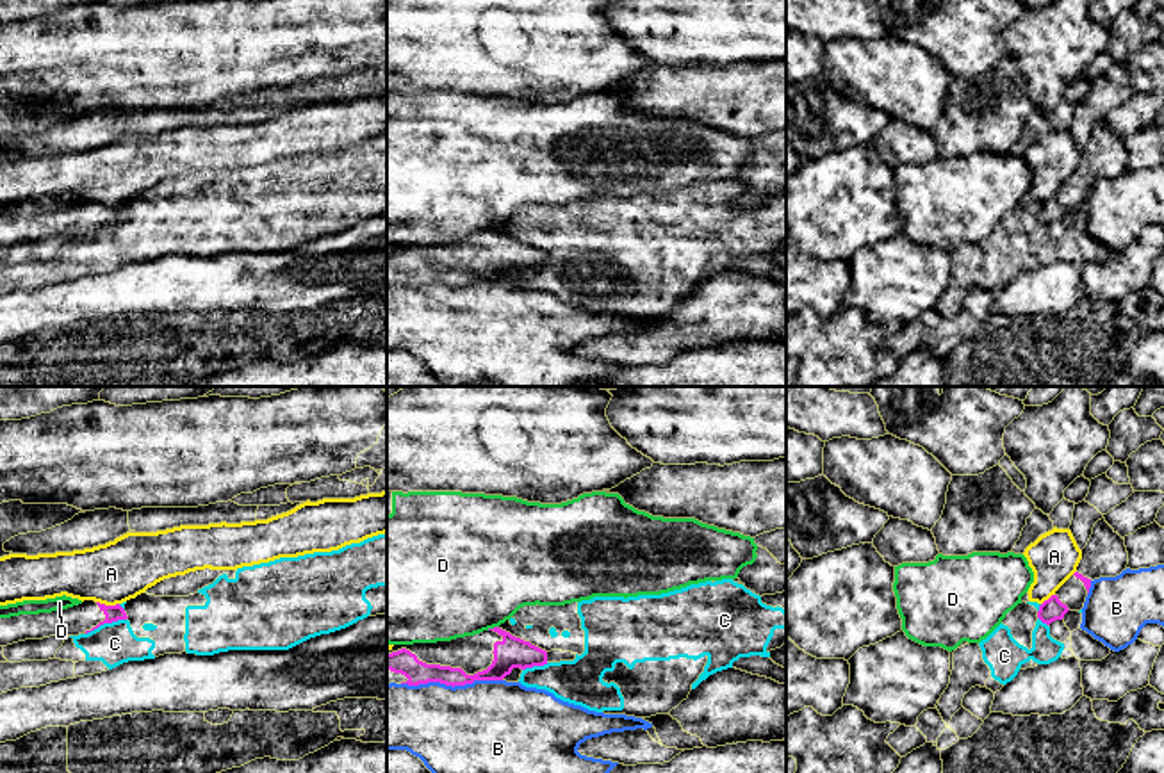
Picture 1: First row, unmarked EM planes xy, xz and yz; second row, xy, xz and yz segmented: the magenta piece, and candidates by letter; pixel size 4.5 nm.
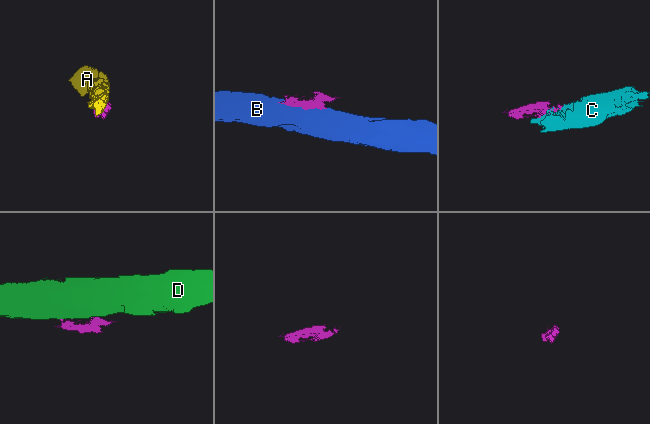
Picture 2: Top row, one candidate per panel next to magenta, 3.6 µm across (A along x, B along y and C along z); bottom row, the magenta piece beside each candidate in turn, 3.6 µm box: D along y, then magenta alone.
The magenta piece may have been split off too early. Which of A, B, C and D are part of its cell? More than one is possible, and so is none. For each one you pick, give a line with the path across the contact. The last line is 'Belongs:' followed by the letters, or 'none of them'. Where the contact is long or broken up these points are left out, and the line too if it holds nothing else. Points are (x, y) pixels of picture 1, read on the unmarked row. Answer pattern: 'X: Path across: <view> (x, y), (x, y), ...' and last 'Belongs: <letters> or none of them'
Belongs: none of them

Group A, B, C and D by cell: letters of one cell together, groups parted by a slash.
A / B / C / D

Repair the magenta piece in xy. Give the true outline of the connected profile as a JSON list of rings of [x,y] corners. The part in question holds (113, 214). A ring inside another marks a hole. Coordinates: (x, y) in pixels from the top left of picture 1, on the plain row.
[[[84,201],[78,207],[57,210],[52,214],[0,219],[0,248],[25,240],[43,240],[55,235],[87,235],[103,224],[127,219],[128,217],[119,205],[105,207],[94,201]]]

